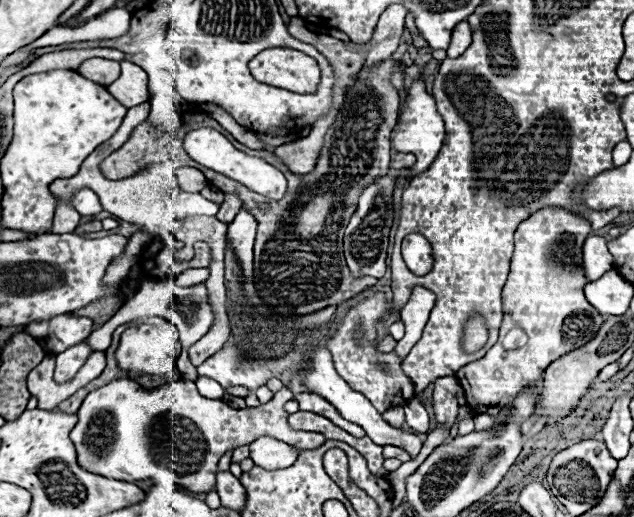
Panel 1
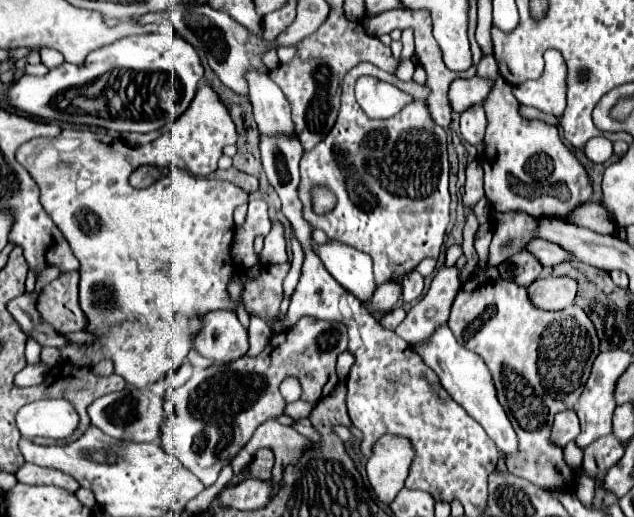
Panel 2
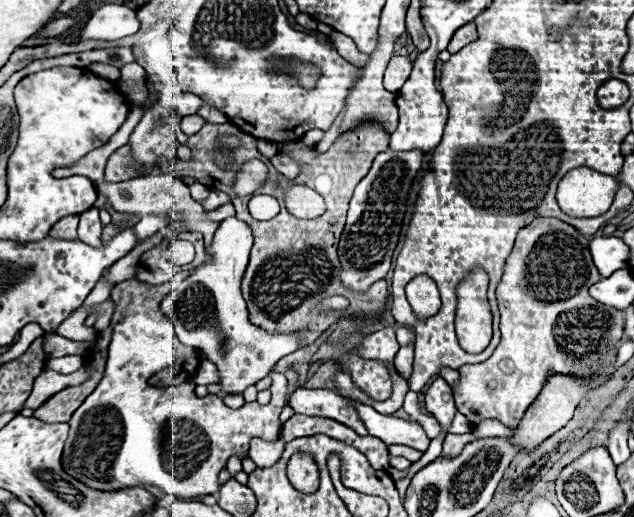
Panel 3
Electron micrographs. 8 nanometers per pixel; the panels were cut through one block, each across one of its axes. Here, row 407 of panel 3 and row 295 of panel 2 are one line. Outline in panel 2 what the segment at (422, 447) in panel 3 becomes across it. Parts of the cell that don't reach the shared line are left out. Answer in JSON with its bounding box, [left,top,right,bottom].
[312,240,376,300]

